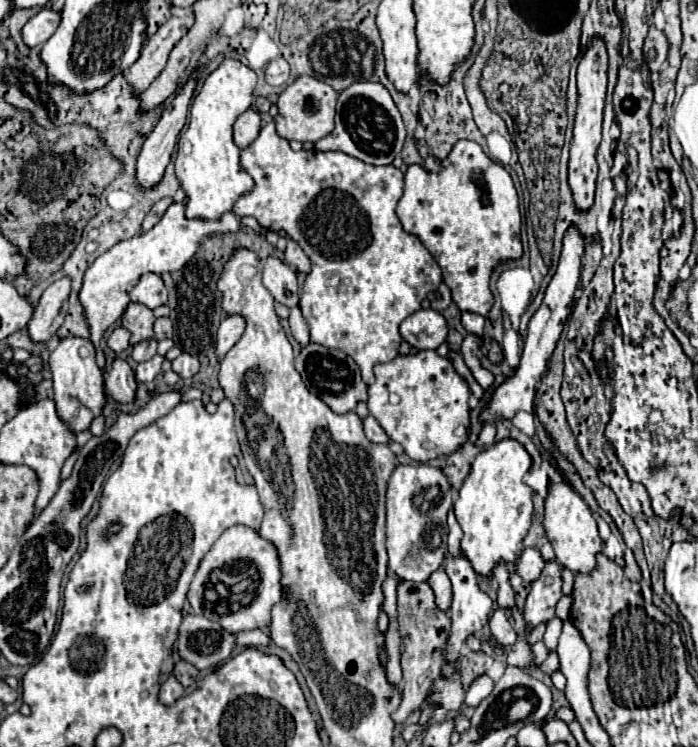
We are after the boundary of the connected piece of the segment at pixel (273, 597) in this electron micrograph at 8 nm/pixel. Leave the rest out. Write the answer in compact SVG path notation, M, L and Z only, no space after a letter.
M235 524L227 528L203 558L187 598L197 616L217 622L227 632L265 630L271 622L271 608L283 598L277 548L249 526Z

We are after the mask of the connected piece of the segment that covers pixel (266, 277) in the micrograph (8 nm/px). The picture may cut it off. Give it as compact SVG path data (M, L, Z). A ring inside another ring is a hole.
M268 257L263 266L263 284L273 294L275 302L285 304L287 308L297 306L299 288L297 272L275 257Z

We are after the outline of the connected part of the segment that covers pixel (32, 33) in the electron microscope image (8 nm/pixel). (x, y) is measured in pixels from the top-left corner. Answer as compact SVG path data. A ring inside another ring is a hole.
M43 8L21 28L21 38L29 48L35 48L47 42L47 38L51 38L55 26L59 26L59 12L53 12L51 8Z

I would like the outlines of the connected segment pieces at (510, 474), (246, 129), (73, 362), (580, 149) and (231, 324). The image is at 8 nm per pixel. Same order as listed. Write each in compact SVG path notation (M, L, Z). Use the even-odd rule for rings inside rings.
M503 438L489 448L483 448L471 464L471 472L465 478L459 498L455 502L455 516L465 536L461 540L463 554L471 560L475 572L489 574L497 562L515 562L521 552L521 542L531 526L533 502L531 488L523 482L533 460L513 438Z
M249 108L247 112L243 112L235 126L233 126L233 140L239 148L247 148L257 136L259 136L259 130L261 130L261 118L259 118L259 112L255 112L253 108Z
M65 338L51 352L49 364L51 364L51 374L53 374L57 416L73 434L89 430L91 422L99 414L103 414L103 406L107 402L105 388L103 388L103 374L99 366L95 364L93 344L83 338Z
M593 36L589 48L583 52L579 68L577 68L577 114L573 126L571 140L571 156L569 156L569 186L573 190L573 200L577 208L591 208L595 194L595 178L597 178L597 162L595 152L601 142L601 120L603 120L603 104L607 90L607 50L605 42L599 36Z
M231 316L221 322L217 332L217 346L215 346L215 354L219 360L227 354L227 350L231 350L231 346L235 346L235 342L239 340L239 334L243 334L243 326L245 322L239 316Z

